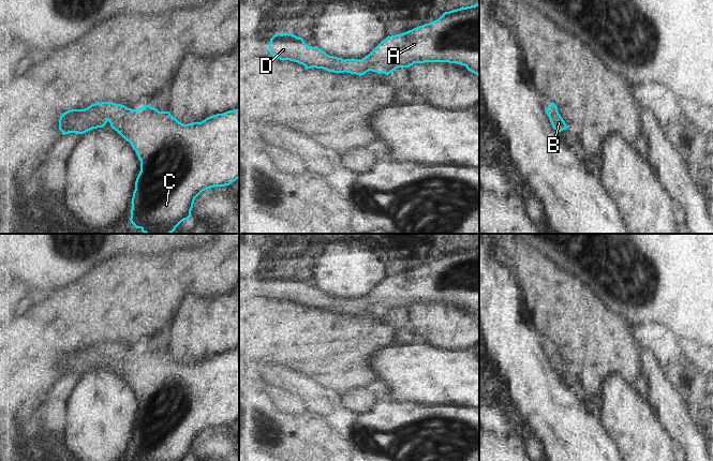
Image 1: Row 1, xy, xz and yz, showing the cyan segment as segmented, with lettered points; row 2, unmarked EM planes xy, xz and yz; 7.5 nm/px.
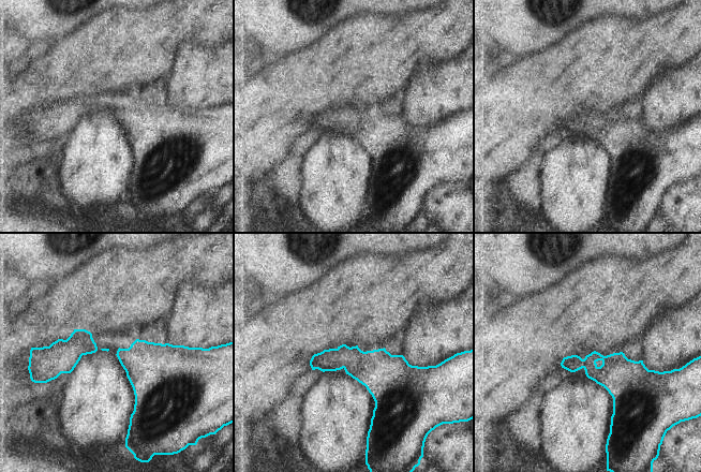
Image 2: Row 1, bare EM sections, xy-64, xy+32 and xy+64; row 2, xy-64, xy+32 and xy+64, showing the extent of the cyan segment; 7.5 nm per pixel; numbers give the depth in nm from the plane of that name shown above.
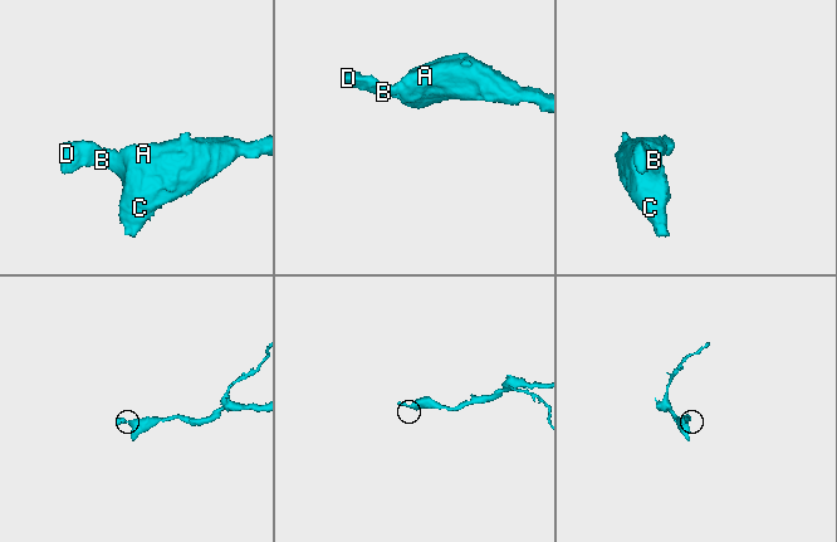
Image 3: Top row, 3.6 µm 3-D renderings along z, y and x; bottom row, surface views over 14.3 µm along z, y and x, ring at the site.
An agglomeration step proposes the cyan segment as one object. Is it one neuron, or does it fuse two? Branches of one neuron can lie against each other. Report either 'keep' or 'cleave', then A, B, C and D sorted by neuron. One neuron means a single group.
keep | A B C D

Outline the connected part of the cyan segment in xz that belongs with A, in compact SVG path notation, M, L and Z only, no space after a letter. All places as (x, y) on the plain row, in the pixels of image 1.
M479 243L460 248L406 272L387 277L368 296L361 300L345 299L327 295L317 286L304 283L302 278L292 273L277 273L269 282L269 293L280 300L289 300L307 309L316 308L333 313L365 315L367 312L390 314L398 308L410 308L414 303L449 302L464 306L467 311L479 315Z

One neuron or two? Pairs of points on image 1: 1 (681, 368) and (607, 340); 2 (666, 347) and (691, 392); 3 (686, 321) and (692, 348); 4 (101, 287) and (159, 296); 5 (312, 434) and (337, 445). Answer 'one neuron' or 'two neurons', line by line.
1: two neurons
2: one neuron
3: two neurons
4: one neuron
5: one neuron

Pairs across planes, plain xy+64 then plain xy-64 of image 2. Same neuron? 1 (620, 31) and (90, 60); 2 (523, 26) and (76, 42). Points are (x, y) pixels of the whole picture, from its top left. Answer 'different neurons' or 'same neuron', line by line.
1: same neuron
2: different neurons

